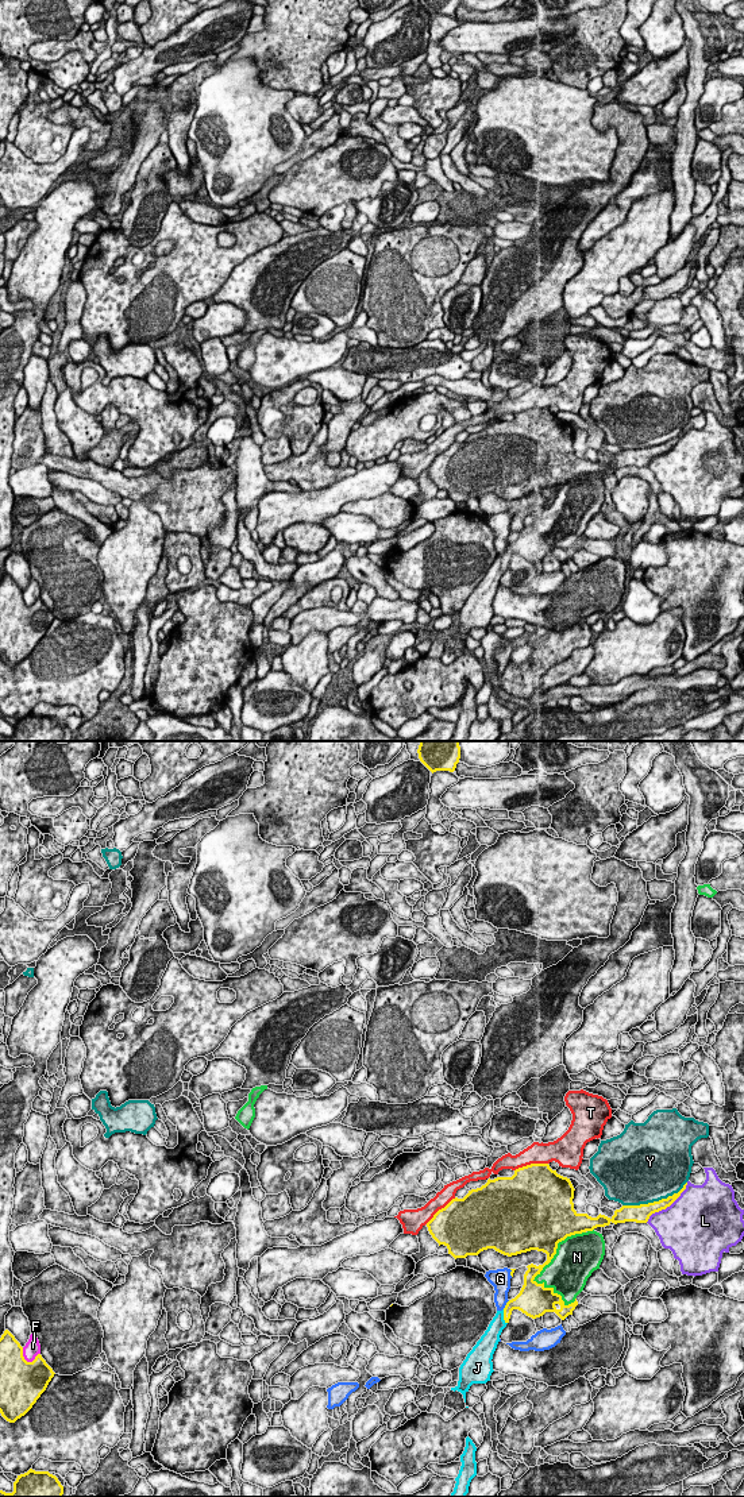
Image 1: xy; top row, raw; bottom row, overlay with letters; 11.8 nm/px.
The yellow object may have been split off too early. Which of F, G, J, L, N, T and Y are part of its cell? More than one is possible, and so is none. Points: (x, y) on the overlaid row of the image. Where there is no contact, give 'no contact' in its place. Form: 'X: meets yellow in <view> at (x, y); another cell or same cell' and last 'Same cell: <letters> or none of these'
F: meets yellow in xy at (26, 1361); another cell
G: meets yellow in xy at (507, 1304); another cell
J: meets yellow in xy at (504, 1316); same cell
L: meets yellow in xy at (667, 1206); another cell
N: meets yellow in xy at (544, 1265); another cell
T: meets yellow in xy at (531, 1164); another cell
Y: meets yellow in xy at (655, 1202); another cell
Same cell: J

